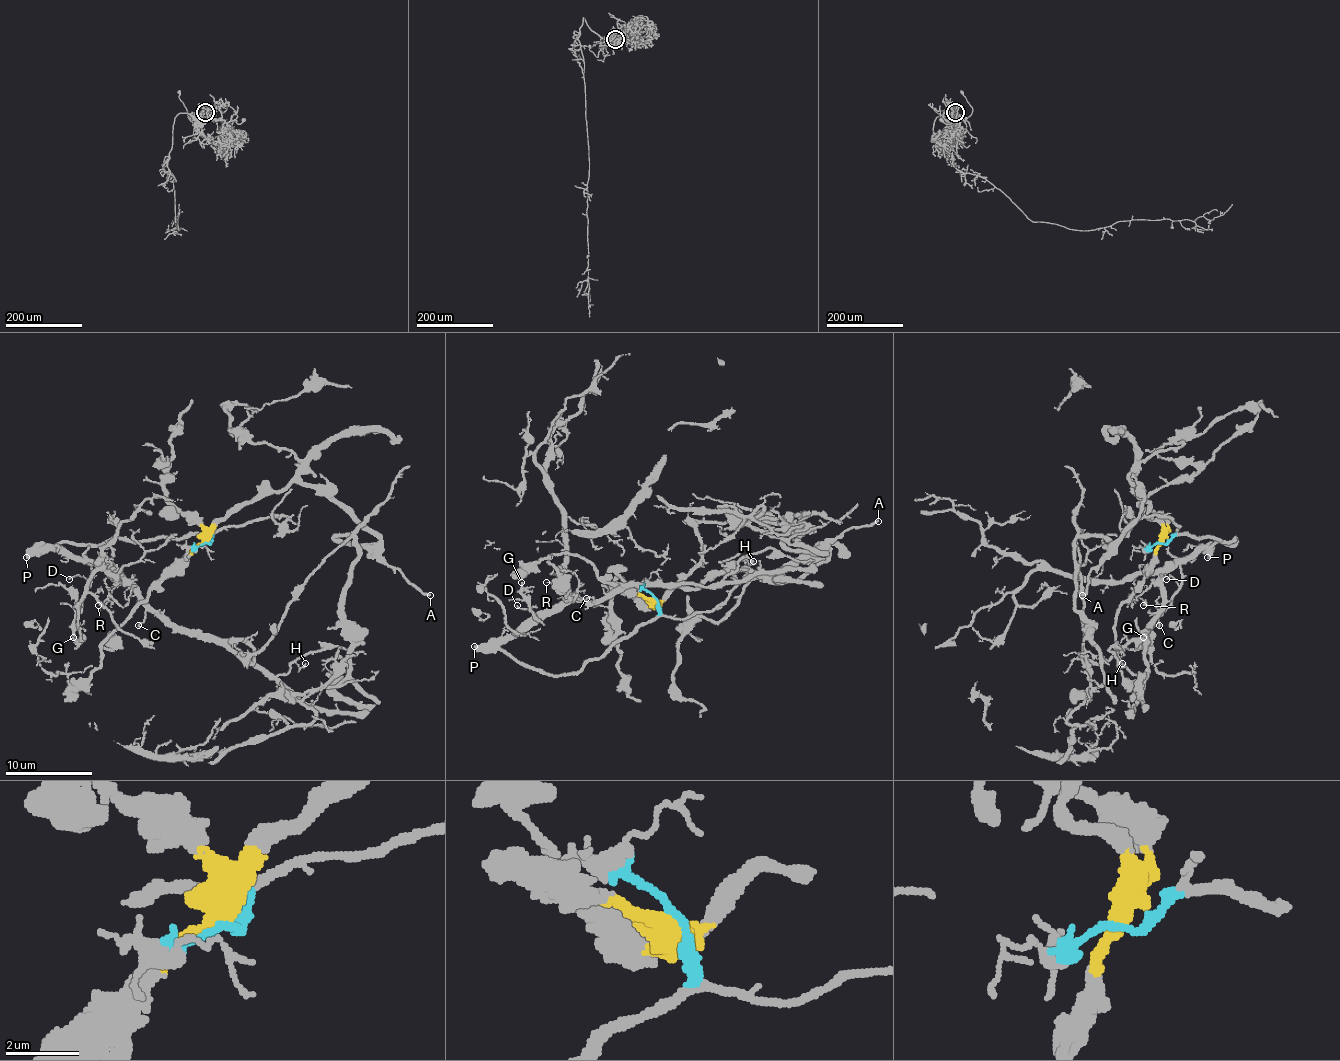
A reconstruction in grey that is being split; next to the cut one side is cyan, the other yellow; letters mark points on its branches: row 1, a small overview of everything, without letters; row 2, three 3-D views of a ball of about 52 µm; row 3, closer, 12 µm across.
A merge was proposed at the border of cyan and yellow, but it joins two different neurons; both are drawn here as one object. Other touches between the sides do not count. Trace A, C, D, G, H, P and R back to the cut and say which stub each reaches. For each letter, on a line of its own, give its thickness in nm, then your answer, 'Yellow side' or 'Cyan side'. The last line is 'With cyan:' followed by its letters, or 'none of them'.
A: Thickness 240 nm. Yellow side
C: Thickness 150 nm. Cyan side
D: Thickness 110 nm. Cyan side
G: Thickness 180 nm. Cyan side
H: Thickness 90 nm. Cyan side
P: Thickness 360 nm. Cyan side
R: Thickness 140 nm. Cyan side
With cyan: C, D, G, H, P, R

